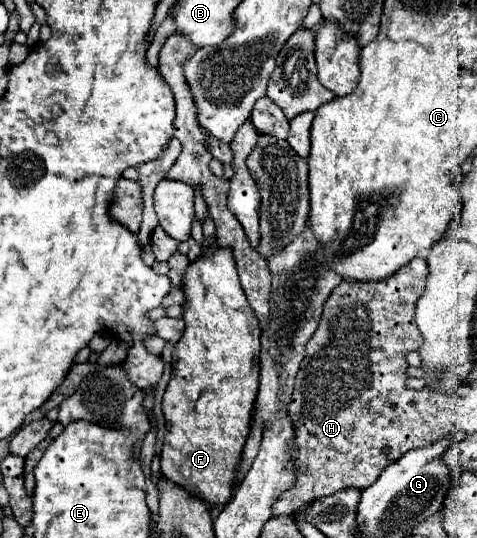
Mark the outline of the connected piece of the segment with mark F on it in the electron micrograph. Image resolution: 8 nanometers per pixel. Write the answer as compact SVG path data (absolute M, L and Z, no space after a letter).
M216 243L204 249L196 261L190 261L182 279L182 291L186 295L186 301L182 303L182 319L186 329L172 353L172 379L162 401L162 413L166 419L166 445L162 445L160 465L164 477L182 485L194 493L194 497L202 497L210 505L226 505L232 497L234 469L250 433L252 409L258 393L260 327L238 281L232 249L218 247Z

